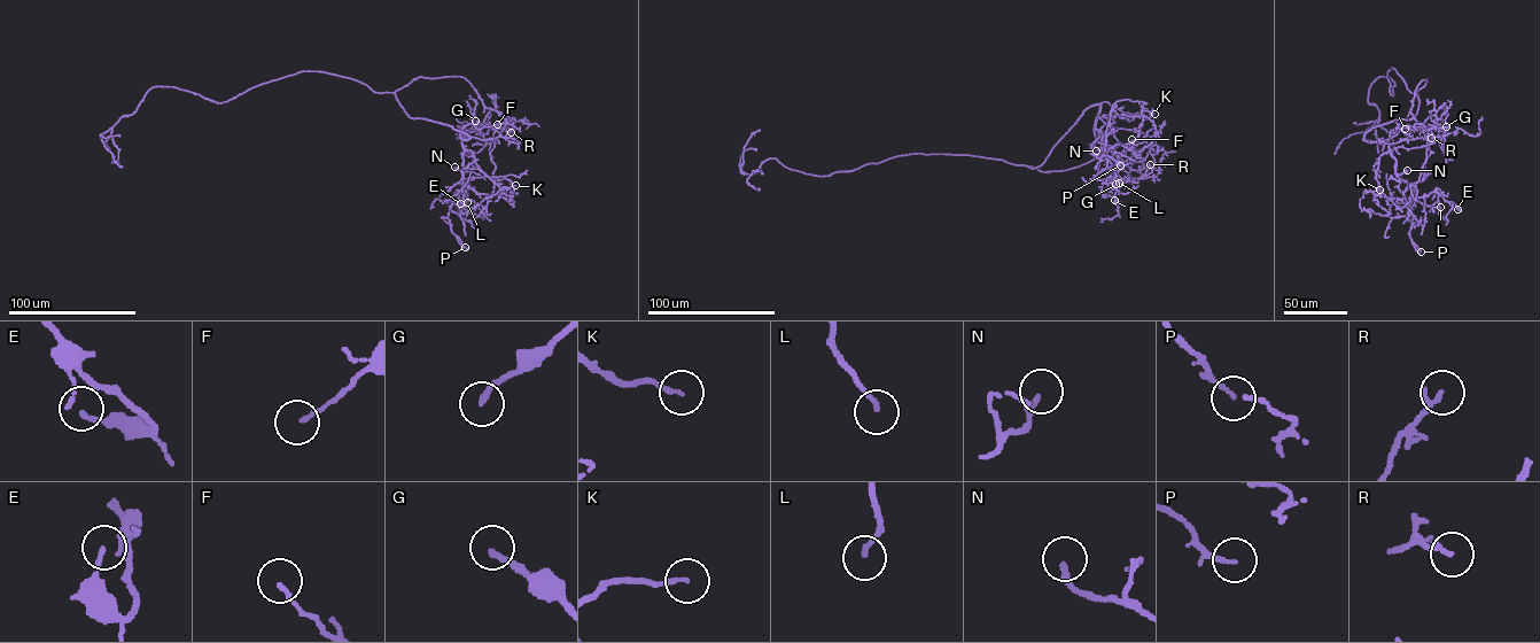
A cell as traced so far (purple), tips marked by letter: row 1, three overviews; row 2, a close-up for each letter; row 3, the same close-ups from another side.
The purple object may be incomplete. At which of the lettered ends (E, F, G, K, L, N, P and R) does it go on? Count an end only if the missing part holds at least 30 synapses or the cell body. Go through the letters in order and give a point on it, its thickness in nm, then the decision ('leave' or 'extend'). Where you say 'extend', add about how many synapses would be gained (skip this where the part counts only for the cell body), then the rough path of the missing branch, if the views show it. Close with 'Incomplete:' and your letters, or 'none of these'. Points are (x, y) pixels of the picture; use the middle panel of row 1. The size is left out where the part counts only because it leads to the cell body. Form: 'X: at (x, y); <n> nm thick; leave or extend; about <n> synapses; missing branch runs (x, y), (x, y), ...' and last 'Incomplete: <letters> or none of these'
E: at (1114, 200); 150 nm thick; leave
F: at (1132, 139); 120 nm thick; leave
G: at (1115, 184); 190 nm thick; leave
K: at (1154, 114); 120 nm thick; leave
L: at (1119, 183); 150 nm thick; leave
N: at (1096, 150); 200 nm thick; leave
P: at (1120, 165); 100 nm thick; leave
R: at (1150, 164); 200 nm thick; leave
Incomplete: none of these

